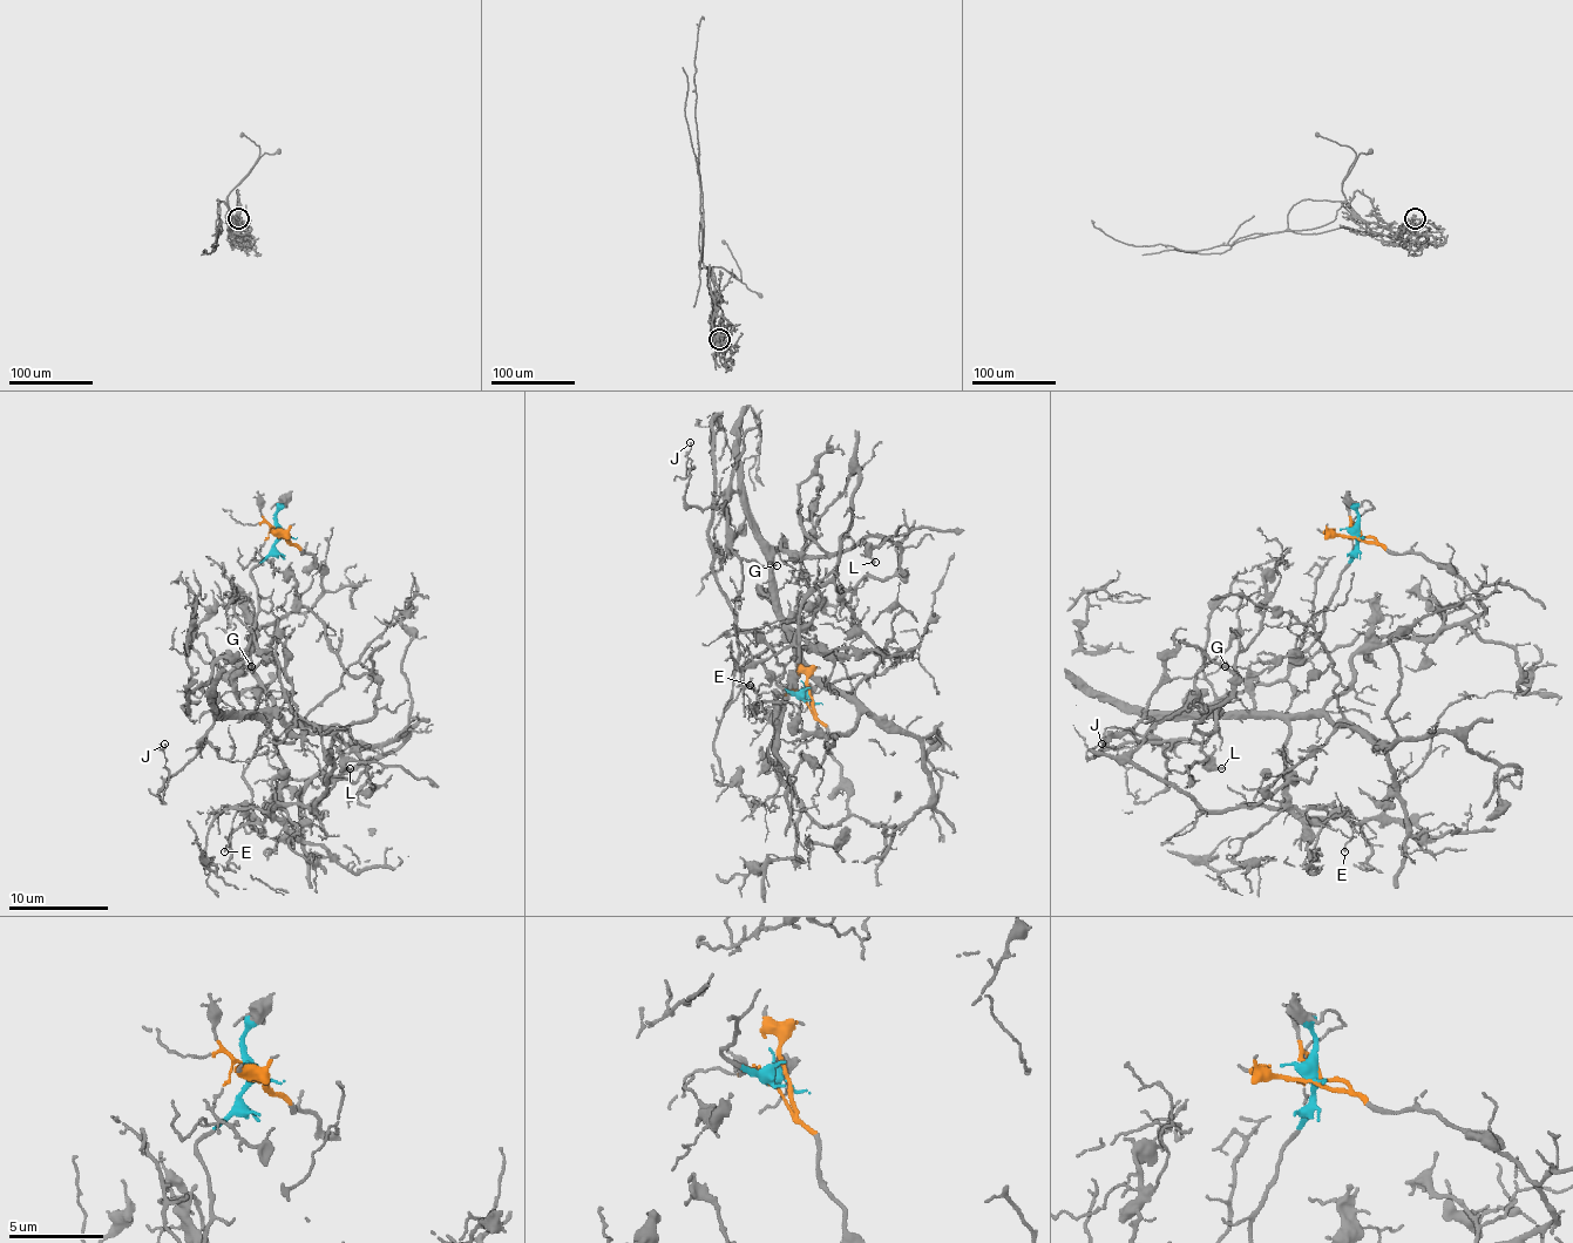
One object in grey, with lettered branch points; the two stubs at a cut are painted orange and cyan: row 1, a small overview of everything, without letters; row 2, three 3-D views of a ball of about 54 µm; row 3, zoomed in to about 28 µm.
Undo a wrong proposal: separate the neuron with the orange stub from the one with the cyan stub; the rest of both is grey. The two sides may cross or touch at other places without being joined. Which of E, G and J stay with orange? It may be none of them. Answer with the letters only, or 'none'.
E, G, J

